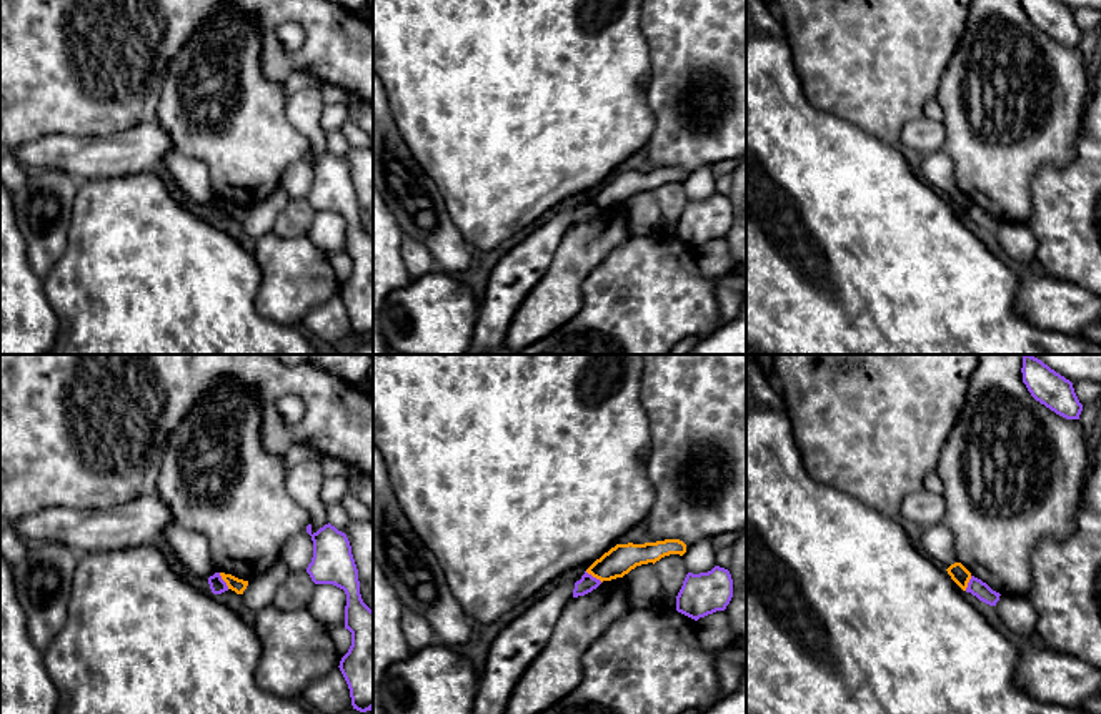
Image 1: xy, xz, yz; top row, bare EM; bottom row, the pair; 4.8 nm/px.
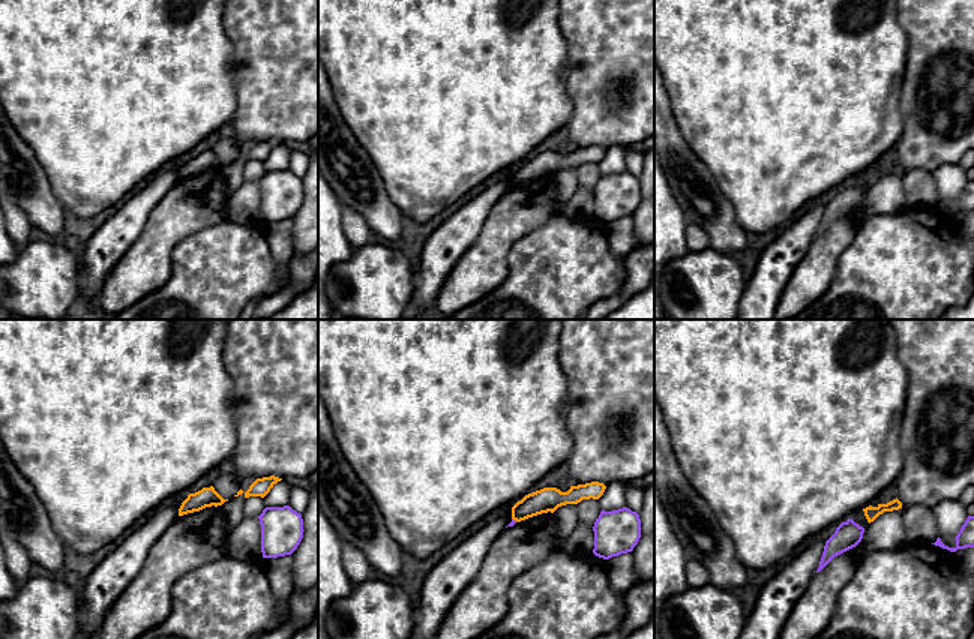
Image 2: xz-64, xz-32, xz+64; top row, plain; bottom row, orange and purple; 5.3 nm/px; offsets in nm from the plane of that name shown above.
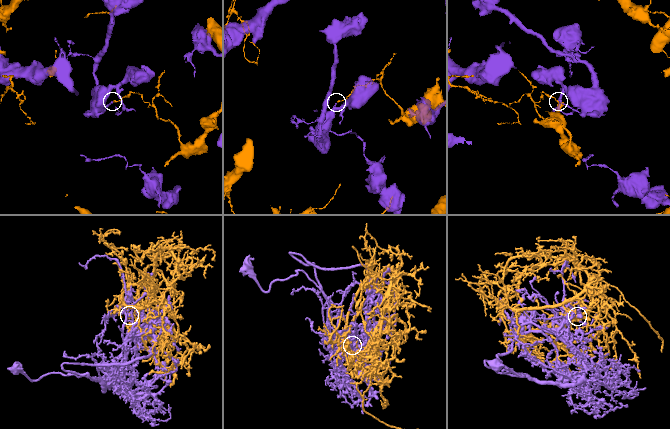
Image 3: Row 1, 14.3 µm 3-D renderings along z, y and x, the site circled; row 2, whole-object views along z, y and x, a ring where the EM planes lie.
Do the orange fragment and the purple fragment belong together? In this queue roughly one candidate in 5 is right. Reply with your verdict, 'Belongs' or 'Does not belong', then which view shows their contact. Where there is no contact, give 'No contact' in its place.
Does not belong. Touches orange in xy

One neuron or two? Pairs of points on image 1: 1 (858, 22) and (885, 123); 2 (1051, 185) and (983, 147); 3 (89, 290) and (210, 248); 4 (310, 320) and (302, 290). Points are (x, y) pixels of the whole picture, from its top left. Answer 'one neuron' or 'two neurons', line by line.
1: one neuron
2: two neurons
3: one neuron
4: two neurons

